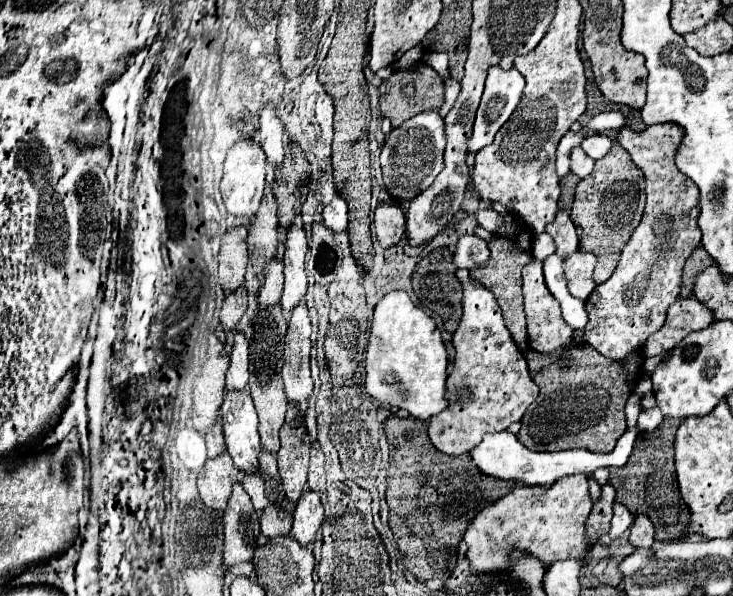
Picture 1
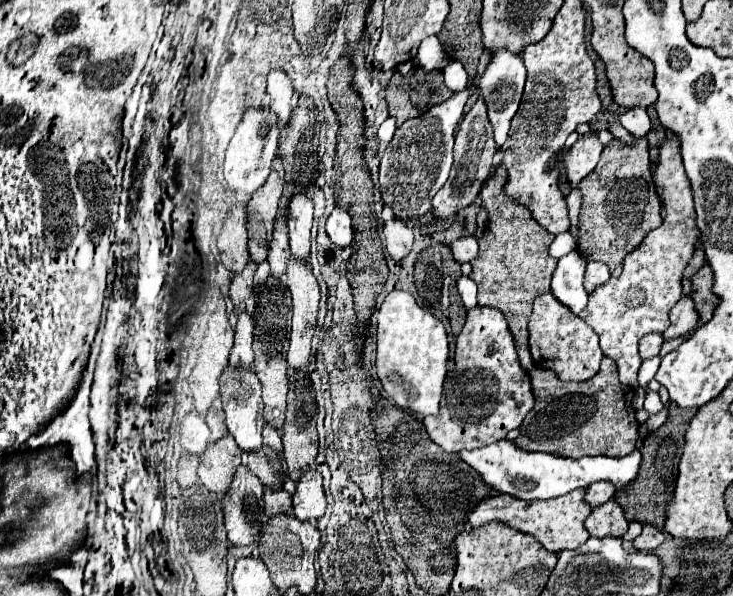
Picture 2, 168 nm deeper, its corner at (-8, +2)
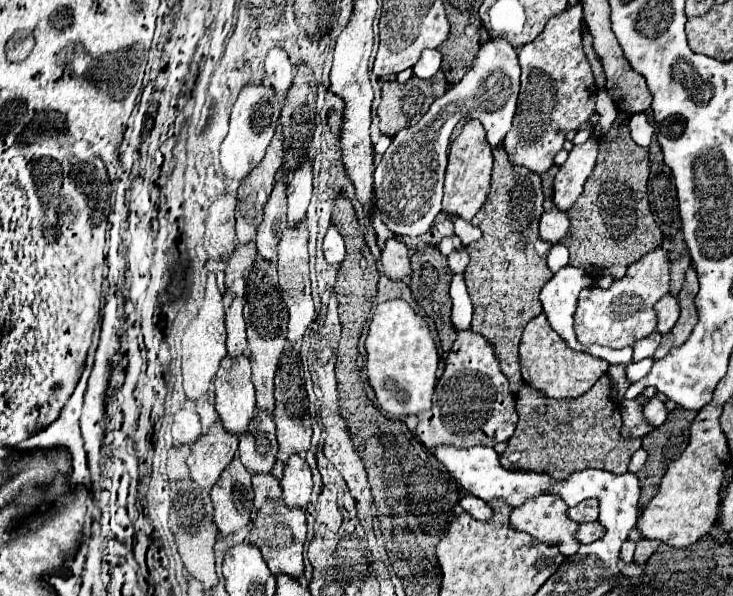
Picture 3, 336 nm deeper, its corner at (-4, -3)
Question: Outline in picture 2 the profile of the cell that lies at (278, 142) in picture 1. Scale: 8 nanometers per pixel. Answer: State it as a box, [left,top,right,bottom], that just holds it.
[267,69,293,129]

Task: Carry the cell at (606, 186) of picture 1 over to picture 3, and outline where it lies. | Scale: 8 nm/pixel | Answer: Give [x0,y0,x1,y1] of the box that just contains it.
[561,112,663,278]

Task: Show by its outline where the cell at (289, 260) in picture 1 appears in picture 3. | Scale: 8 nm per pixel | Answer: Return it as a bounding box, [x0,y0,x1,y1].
[287,160,313,226]

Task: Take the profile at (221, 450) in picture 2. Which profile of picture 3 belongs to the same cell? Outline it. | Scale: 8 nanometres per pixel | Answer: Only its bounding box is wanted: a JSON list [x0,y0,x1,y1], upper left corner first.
[187,420,237,490]

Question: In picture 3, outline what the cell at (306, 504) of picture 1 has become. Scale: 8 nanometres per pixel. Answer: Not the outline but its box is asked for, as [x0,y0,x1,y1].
[281,454,313,510]

